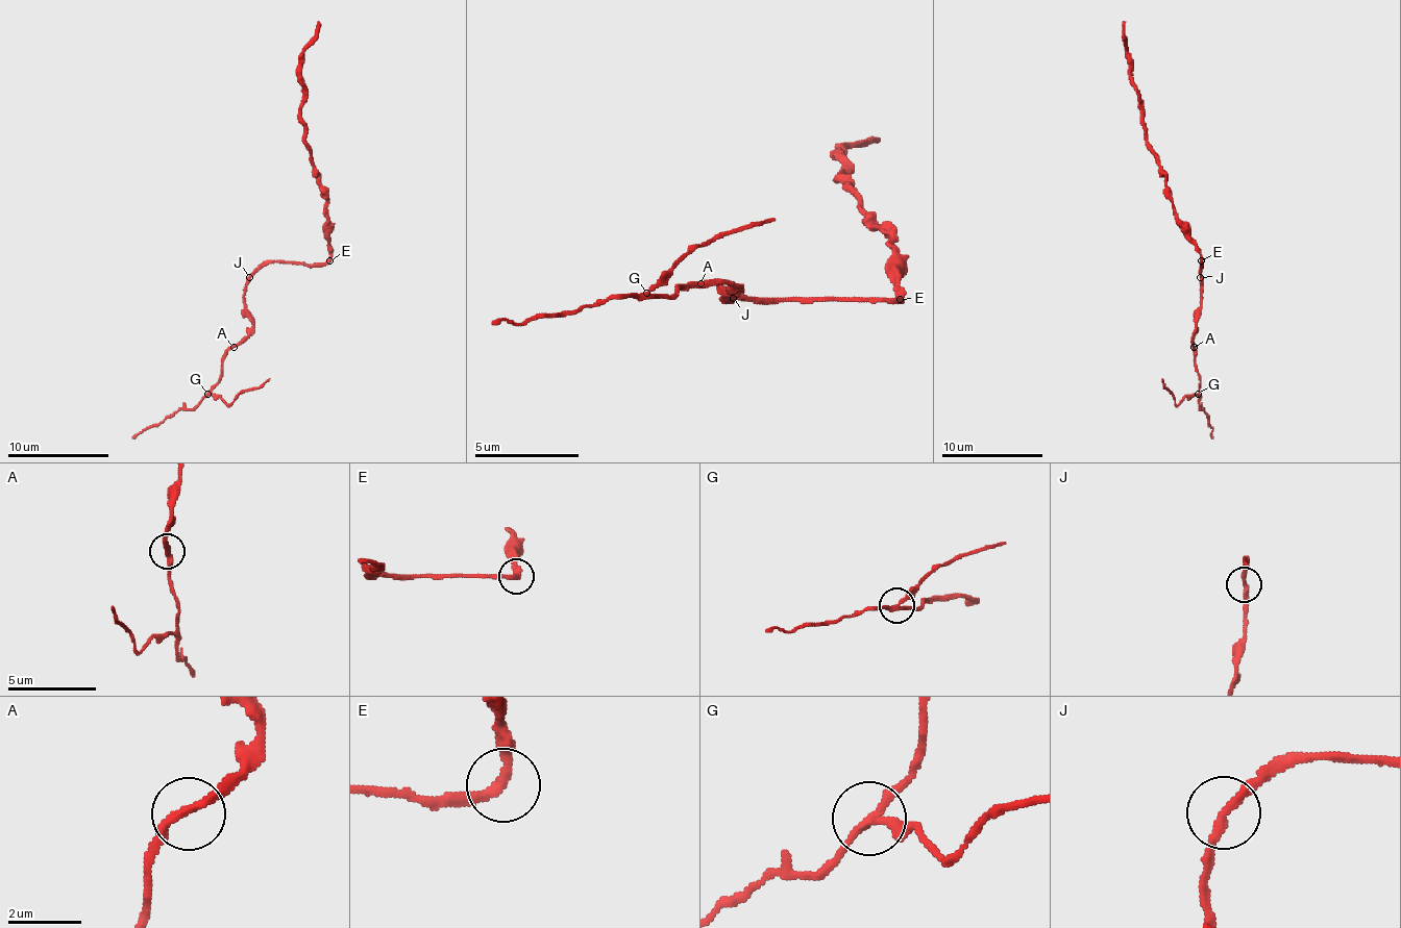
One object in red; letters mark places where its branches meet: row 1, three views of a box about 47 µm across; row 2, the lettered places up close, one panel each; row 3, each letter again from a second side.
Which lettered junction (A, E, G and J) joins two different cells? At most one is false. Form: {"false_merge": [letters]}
{"false_merge": ["G"]}

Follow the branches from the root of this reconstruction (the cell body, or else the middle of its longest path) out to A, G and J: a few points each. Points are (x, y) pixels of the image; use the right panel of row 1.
A: (1201, 264), (1201, 309), (1196, 319), (1194, 347)
G: (1201, 264), (1201, 309), (1194, 337), (1198, 393)
J: (1201, 264), (1201, 276)

